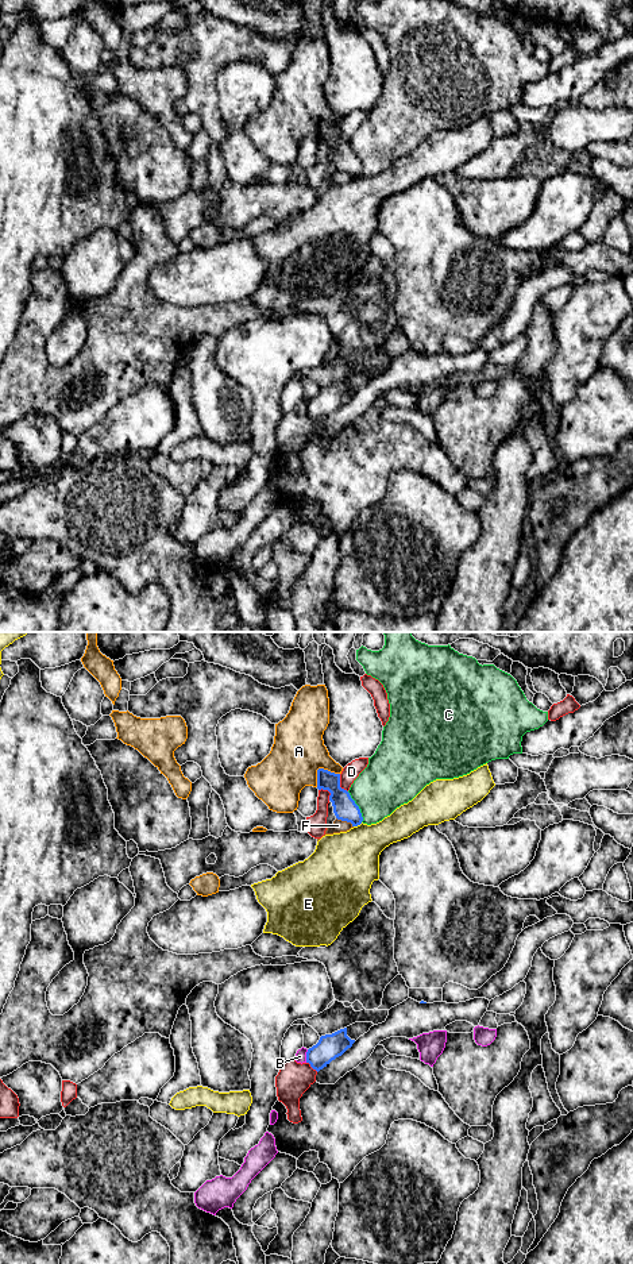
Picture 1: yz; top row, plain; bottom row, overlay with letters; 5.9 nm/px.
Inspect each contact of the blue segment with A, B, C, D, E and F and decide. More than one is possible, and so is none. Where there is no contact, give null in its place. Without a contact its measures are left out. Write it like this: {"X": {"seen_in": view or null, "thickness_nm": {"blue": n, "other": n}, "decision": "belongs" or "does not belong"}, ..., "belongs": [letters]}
{"A": {"seen_in": "yz", "thickness_nm": {"blue": 120, "other": 320}, "decision": "does not belong"}, "B": {"seen_in": "yz", "thickness_nm": {"blue": 150, "other": 70}, "decision": "does not belong"}, "C": {"seen_in": "yz", "thickness_nm": {"blue": 140, "other": 320}, "decision": "does not belong"}, "D": {"seen_in": "yz", "thickness_nm": {"blue": 140, "other": 100}, "decision": "does not belong"}, "E": {"seen_in": "yz", "thickness_nm": {"blue": 140, "other": 380}, "decision": "does not belong"}, "F": {"seen_in": "yz", "thickness_nm": {"blue": 140, "other": 70}, "decision": "does not belong"}, "belongs": []}

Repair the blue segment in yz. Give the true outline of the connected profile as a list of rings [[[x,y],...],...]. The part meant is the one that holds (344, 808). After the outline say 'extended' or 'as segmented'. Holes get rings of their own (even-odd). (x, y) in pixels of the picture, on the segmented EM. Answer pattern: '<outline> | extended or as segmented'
[[[324,768],[317,770],[317,789],[331,793],[329,801],[337,820],[351,822],[352,826],[362,824],[363,817],[359,806],[351,798],[350,793],[340,787],[340,774]]] | as segmented

